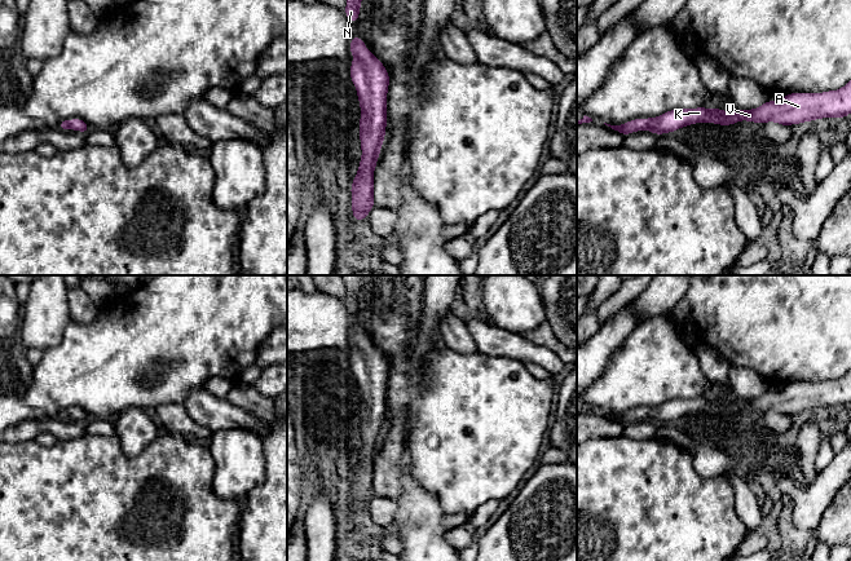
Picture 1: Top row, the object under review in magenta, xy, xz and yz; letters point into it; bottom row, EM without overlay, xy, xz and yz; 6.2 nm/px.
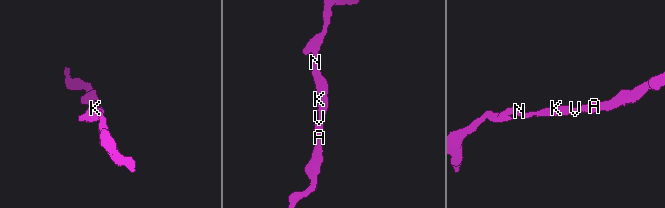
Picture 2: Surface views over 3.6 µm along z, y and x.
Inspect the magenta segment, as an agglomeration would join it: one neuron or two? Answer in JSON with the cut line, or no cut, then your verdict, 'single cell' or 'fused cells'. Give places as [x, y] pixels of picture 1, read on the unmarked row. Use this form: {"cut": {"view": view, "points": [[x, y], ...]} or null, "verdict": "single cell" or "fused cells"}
{"cut": null, "verdict": "single cell"}

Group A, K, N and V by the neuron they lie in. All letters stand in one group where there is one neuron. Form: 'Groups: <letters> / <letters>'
Groups: A K N V

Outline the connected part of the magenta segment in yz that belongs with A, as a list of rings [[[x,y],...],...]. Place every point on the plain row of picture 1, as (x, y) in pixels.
[[[851,370],[838,380],[790,383],[780,390],[770,389],[753,399],[729,402],[714,396],[710,399],[701,396],[697,398],[675,398],[657,407],[639,407],[621,415],[604,414],[623,425],[645,419],[654,424],[663,424],[701,411],[732,415],[740,410],[748,410],[762,414],[775,411],[781,415],[792,415],[820,407],[846,407],[848,403],[851,403]]]

